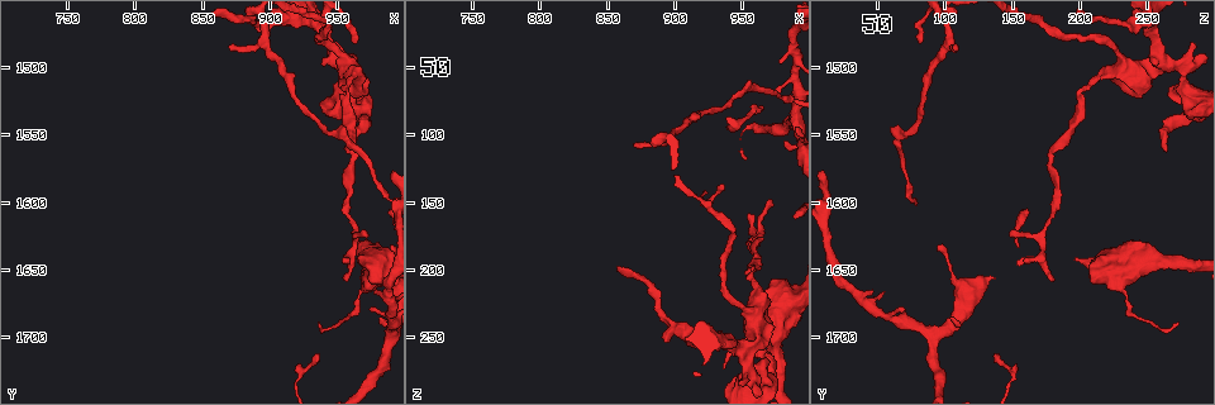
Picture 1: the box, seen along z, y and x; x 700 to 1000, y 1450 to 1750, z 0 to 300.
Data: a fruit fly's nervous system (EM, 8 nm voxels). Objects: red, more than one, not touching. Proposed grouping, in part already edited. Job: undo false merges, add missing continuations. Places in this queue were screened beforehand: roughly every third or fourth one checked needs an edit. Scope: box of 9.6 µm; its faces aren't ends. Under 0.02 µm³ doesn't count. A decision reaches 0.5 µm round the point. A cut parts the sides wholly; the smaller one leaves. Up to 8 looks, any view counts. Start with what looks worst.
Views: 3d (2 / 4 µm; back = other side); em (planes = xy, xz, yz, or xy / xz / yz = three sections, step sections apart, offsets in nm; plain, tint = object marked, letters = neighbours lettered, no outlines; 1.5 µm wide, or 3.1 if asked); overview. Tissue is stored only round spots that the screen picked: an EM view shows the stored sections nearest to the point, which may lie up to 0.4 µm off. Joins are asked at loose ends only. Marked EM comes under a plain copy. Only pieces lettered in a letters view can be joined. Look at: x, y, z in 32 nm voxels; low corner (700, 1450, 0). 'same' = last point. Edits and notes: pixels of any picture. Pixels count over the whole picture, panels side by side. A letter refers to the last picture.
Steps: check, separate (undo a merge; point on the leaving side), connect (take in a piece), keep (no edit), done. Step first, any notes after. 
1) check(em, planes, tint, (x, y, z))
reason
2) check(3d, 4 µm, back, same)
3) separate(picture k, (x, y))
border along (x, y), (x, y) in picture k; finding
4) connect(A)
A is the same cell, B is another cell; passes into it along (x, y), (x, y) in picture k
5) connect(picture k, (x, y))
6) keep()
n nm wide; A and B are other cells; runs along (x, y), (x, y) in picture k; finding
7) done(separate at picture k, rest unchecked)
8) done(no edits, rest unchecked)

check(em, planes, letters, (938, 1688, 270))

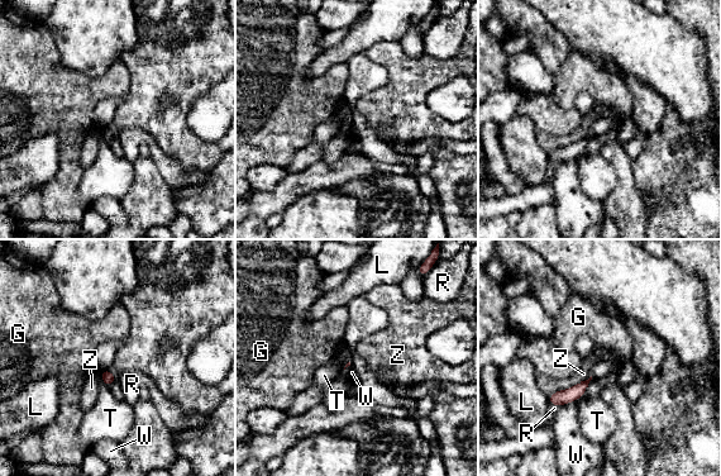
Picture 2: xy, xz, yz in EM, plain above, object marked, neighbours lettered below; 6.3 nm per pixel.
keep()
G, L, R, T, W and Z are other cells; border along (591, 376), (558, 389), (548, 396) in picture 2; none of them fits

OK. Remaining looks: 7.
check(em, planes, tint, (954, 1522, 202))
thin neck

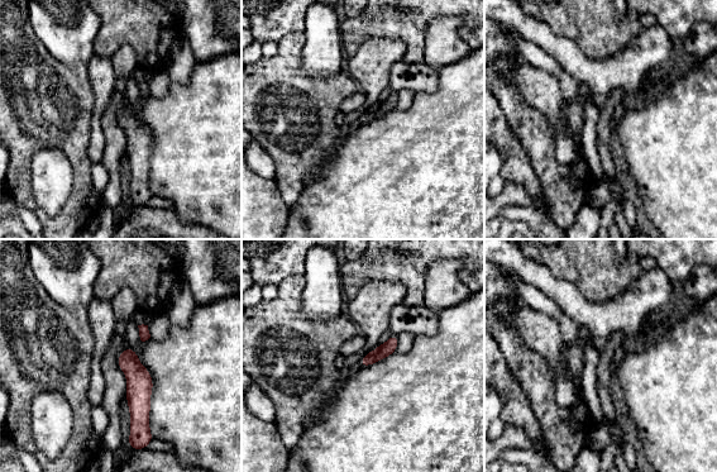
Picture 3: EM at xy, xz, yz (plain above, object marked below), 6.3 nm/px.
check(em, planes, letters, same)

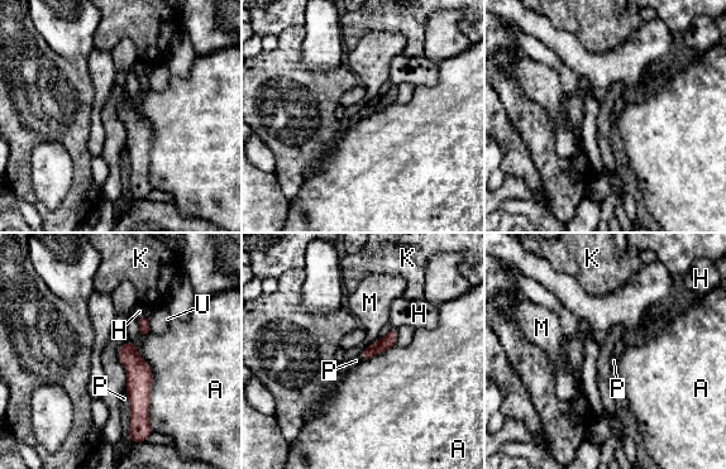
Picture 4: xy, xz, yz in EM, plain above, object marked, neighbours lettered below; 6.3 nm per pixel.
keep()
90 nm wide; A, H, K, M, P and U are other cells; runs along (128, 344), (138, 371), (137, 430) in picture 4; one neuron here

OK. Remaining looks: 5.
check(3d, 2 µm, (956, 1658, 180))
an open end

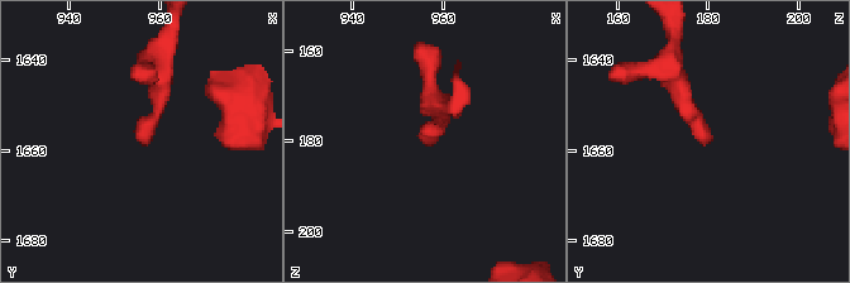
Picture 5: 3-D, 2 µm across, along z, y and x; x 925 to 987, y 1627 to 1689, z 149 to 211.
check(em, planes, letters, (956, 1658, 179))
shape alone is not enough

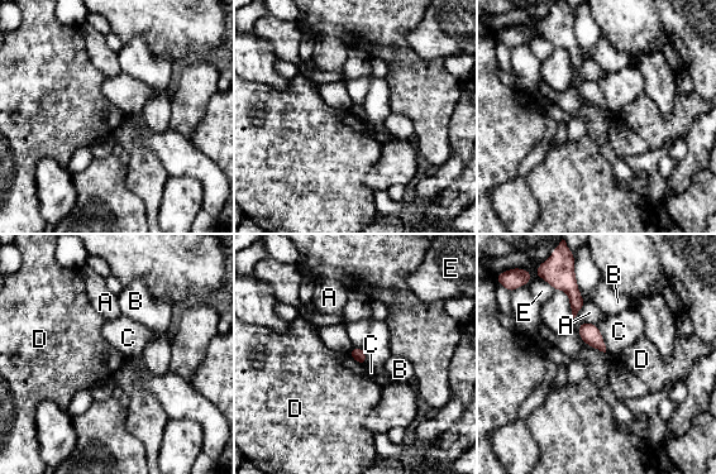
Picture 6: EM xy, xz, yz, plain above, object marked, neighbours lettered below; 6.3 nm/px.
keep()
90 nm wide; C touches over 190 nm; A, B, C, D and E are other cells; none of them fits

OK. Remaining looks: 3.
done(no edits, rest unchecked)

